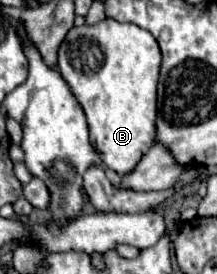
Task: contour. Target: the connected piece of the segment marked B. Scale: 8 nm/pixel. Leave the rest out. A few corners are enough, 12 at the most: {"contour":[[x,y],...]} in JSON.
{"contour":[[131,23],[73,27],[57,69],[97,155],[155,145],[161,51]]}

